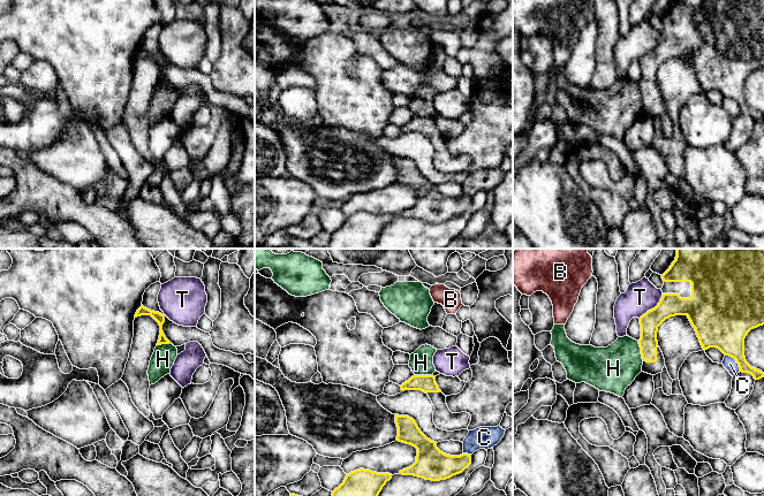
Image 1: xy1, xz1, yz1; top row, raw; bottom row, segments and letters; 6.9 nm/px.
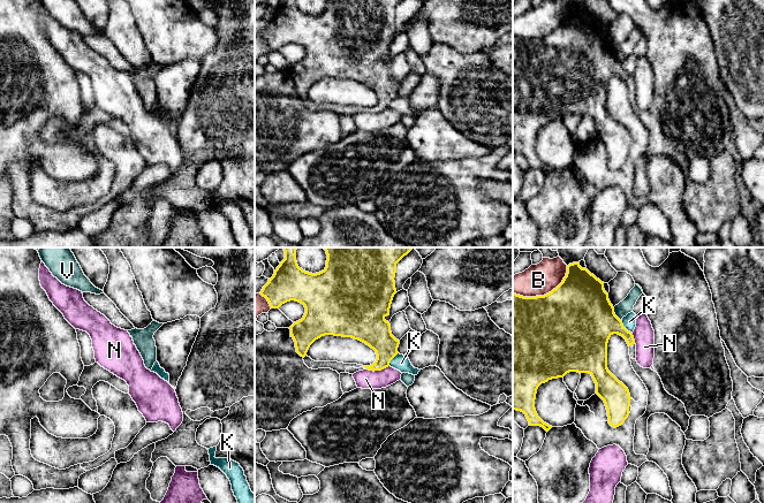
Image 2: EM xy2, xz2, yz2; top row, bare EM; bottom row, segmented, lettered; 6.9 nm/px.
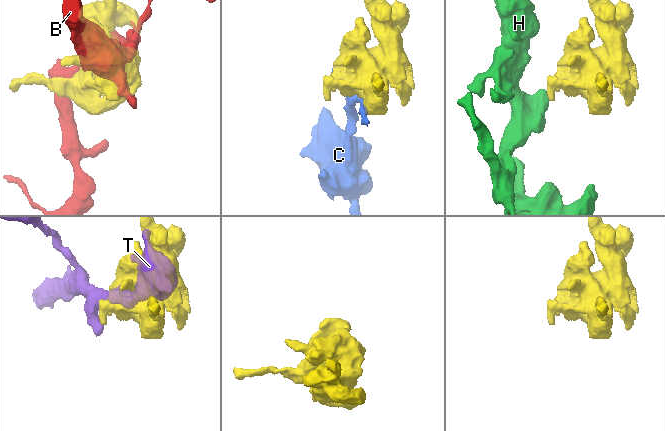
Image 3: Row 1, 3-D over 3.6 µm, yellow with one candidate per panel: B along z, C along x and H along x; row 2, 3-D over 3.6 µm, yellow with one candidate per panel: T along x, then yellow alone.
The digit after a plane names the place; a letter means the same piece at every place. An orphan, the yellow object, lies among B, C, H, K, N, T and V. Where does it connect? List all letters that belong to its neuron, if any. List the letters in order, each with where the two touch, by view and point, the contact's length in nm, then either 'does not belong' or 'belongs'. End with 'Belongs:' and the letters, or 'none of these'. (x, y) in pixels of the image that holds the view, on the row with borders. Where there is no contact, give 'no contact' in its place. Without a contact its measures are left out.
B: yz2 (544, 295) | 440 nm | does not belong
C: yz1 (735, 359) | 160 nm | does not belong
H: yz1 (641, 350) | 140 nm | does not belong
K: yz2 (623, 327) | 130 nm | does not belong
N: xz2 (377, 370) | 160 nm | does not belong
T: yz1 (652, 308) | 240 nm | does not belong
V: yz2 (614, 314) | 110 nm | does not belong
Belongs: none of these

